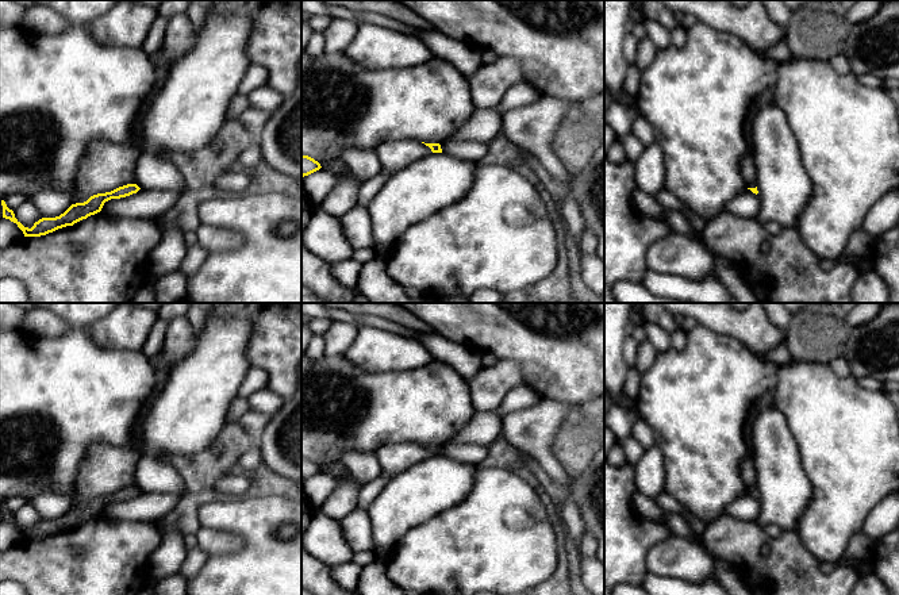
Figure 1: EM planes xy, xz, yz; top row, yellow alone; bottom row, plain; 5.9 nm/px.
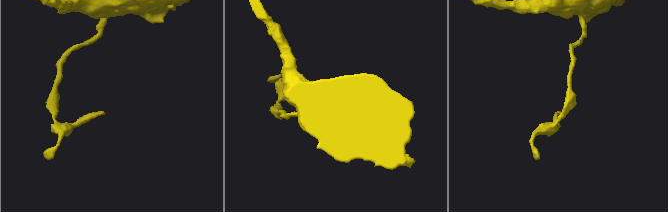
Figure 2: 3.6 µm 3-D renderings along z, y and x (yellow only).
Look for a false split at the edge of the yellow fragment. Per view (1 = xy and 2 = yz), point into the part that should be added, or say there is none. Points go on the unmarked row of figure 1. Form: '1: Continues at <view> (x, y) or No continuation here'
1: No continuation here
2: No continuation here

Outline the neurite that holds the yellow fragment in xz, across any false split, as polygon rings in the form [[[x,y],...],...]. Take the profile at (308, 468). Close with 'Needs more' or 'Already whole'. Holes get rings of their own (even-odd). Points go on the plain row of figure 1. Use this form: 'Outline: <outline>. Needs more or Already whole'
Outline: [[[301,458],[301,480],[311,477],[319,473],[320,471],[320,467],[314,461],[308,458]]]. Already whole

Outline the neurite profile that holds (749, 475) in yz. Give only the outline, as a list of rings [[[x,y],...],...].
[[[749,456],[742,460],[742,480],[748,491],[757,490],[757,472],[753,460]]]

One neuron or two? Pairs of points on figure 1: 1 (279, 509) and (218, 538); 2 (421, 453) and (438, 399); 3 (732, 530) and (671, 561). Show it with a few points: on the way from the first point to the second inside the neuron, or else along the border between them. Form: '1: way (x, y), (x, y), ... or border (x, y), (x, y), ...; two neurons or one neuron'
1: border (202, 526), (227, 532), (233, 537), (234, 548); two neurons
2: border (421, 444), (394, 442), (388, 445); two neurons
3: border (705, 546), (713, 556); two neurons

